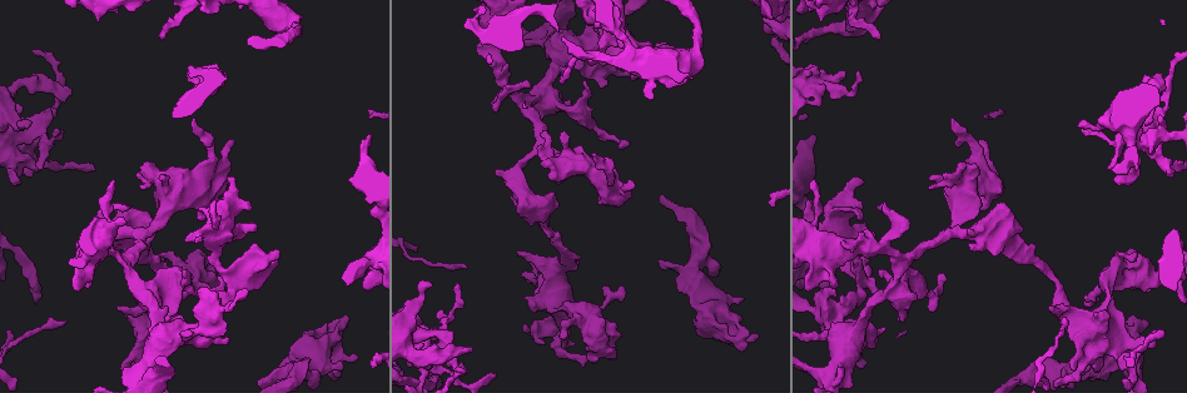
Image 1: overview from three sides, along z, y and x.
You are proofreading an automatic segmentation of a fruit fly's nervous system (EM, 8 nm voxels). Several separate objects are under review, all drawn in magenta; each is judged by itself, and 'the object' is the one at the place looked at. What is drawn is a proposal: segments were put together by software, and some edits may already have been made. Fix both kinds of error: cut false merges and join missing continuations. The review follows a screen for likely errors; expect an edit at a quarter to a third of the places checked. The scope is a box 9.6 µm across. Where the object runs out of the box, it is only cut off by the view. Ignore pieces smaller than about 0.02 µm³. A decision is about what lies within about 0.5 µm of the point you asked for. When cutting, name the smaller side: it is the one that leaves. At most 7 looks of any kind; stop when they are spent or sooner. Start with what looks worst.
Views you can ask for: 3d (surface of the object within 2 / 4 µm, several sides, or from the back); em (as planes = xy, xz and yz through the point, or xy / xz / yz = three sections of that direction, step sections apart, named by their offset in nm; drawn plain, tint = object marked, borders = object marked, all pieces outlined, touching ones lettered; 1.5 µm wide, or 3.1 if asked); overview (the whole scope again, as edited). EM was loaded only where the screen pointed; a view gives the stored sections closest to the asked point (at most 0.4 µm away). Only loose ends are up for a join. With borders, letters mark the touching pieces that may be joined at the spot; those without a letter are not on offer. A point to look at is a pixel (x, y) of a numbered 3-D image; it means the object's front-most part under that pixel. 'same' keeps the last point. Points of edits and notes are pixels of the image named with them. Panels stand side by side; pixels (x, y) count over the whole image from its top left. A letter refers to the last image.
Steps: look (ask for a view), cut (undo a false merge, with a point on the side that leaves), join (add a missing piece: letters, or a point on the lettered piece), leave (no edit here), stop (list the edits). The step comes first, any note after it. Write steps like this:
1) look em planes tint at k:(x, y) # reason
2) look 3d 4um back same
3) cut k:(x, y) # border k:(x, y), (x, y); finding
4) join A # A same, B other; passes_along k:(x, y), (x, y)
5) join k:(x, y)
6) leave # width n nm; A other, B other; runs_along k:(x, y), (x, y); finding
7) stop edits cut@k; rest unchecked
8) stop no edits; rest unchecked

look em planes plain at 1:(15, 143) # touches itself

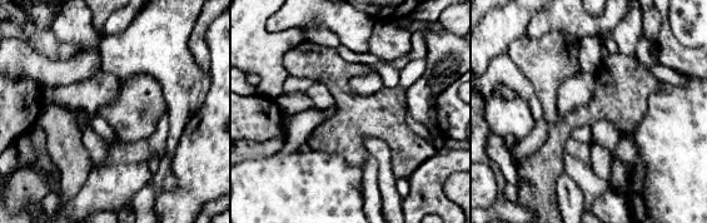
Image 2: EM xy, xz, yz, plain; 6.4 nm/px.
look em planes tint same # with the object marked

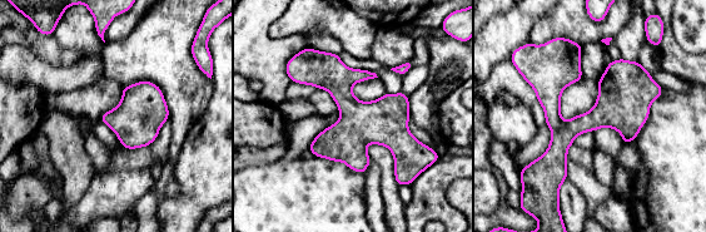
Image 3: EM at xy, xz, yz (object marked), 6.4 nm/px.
look em planes borders same

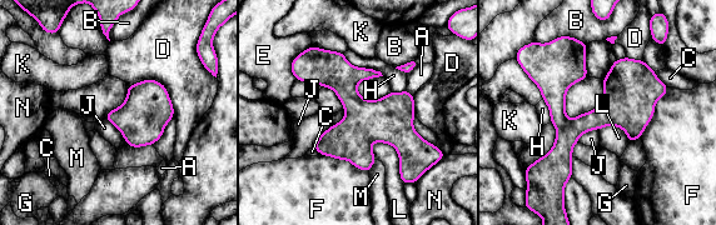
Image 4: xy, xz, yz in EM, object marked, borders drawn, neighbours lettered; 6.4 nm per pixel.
leave # A other, B other, C other, D other, E other, F other, G other, H other, J other, K other, L other, M other, N other; runs_along 4:(319, 51), (406, 149), (406, 173); continuous, no second cell

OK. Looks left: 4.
look em planes borders at 1:(562, 338) # branch stops here

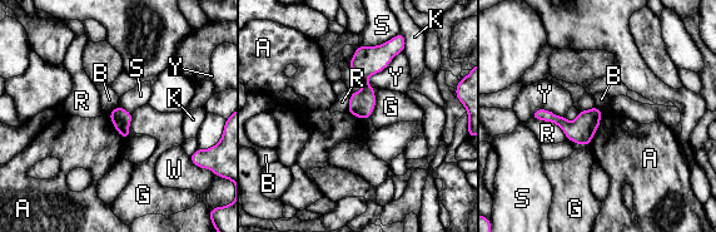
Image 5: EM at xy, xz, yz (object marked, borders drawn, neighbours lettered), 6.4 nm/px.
leave # A other, B other, G other, K other, R other, S other, W other, Y other; border 5:(603, 113), (597, 131), (586, 146); no lettered piece goes on from it

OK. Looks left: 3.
look em planes tint at 1:(185, 272) # free end

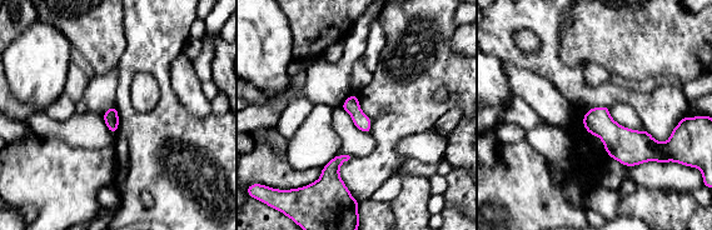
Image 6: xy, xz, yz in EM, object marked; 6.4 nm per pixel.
look em planes borders same # see the neighbours

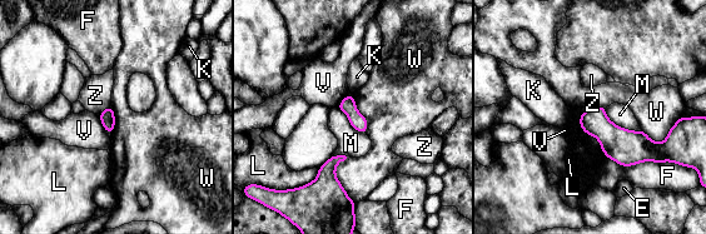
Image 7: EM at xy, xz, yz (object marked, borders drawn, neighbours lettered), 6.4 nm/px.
leave # E other, F other, K other, L other, M other, V other, W other, Z other; border 7:(346, 157), (336, 177), (354, 202); no lettered piece goes on from it

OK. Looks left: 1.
stop no edits; rest unchecked

